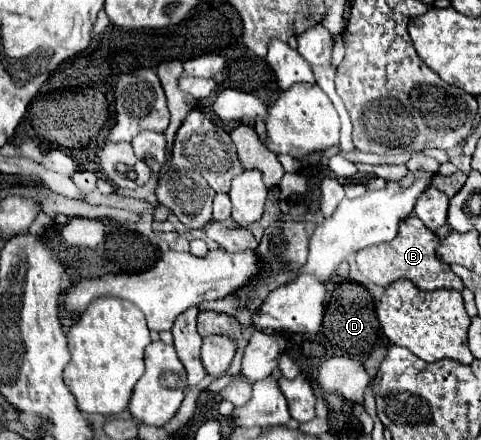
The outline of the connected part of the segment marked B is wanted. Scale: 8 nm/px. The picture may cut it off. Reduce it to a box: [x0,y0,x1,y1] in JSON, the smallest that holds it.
[356,216,464,290]

